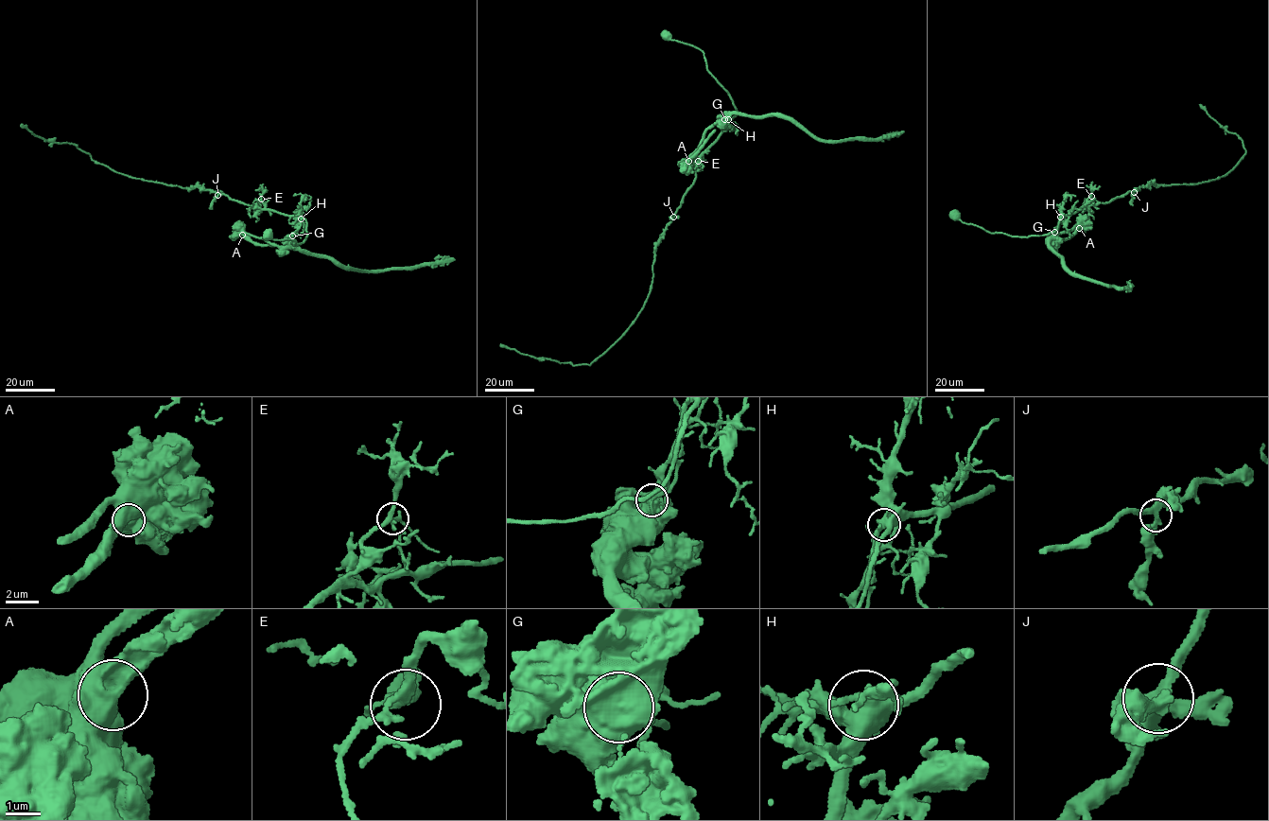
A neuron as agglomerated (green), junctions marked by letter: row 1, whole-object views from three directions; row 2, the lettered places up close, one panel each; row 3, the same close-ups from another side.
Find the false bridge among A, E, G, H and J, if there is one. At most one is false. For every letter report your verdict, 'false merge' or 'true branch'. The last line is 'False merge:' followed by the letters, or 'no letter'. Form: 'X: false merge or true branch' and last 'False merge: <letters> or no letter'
A: true branch
E: true branch
G: false merge
H: true branch
J: true branch
False merge: G

